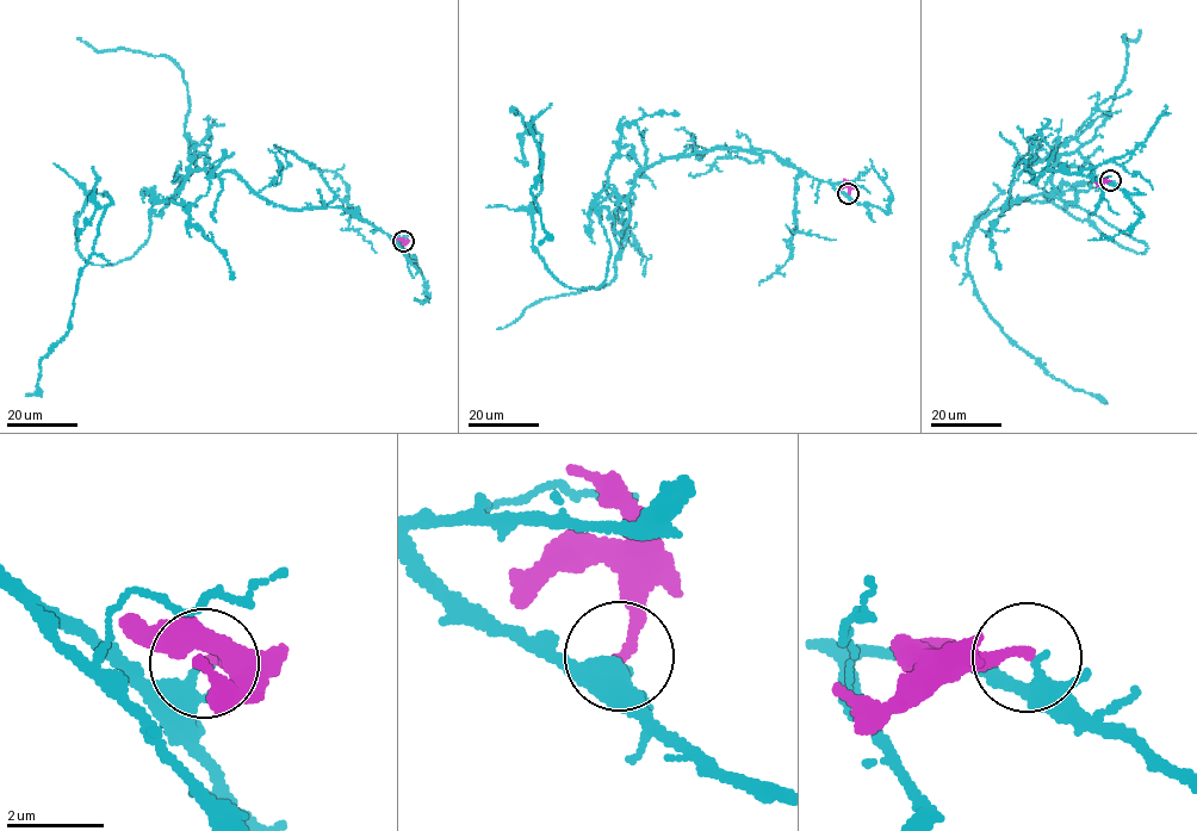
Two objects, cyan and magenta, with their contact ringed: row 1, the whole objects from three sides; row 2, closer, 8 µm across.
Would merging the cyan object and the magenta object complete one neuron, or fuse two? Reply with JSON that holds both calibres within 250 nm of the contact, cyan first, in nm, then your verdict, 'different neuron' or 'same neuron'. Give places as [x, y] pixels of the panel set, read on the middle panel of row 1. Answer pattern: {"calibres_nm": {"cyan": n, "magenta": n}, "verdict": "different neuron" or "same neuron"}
{"calibres_nm": {"cyan": 240, "magenta": 220}, "verdict": "different neuron"}

